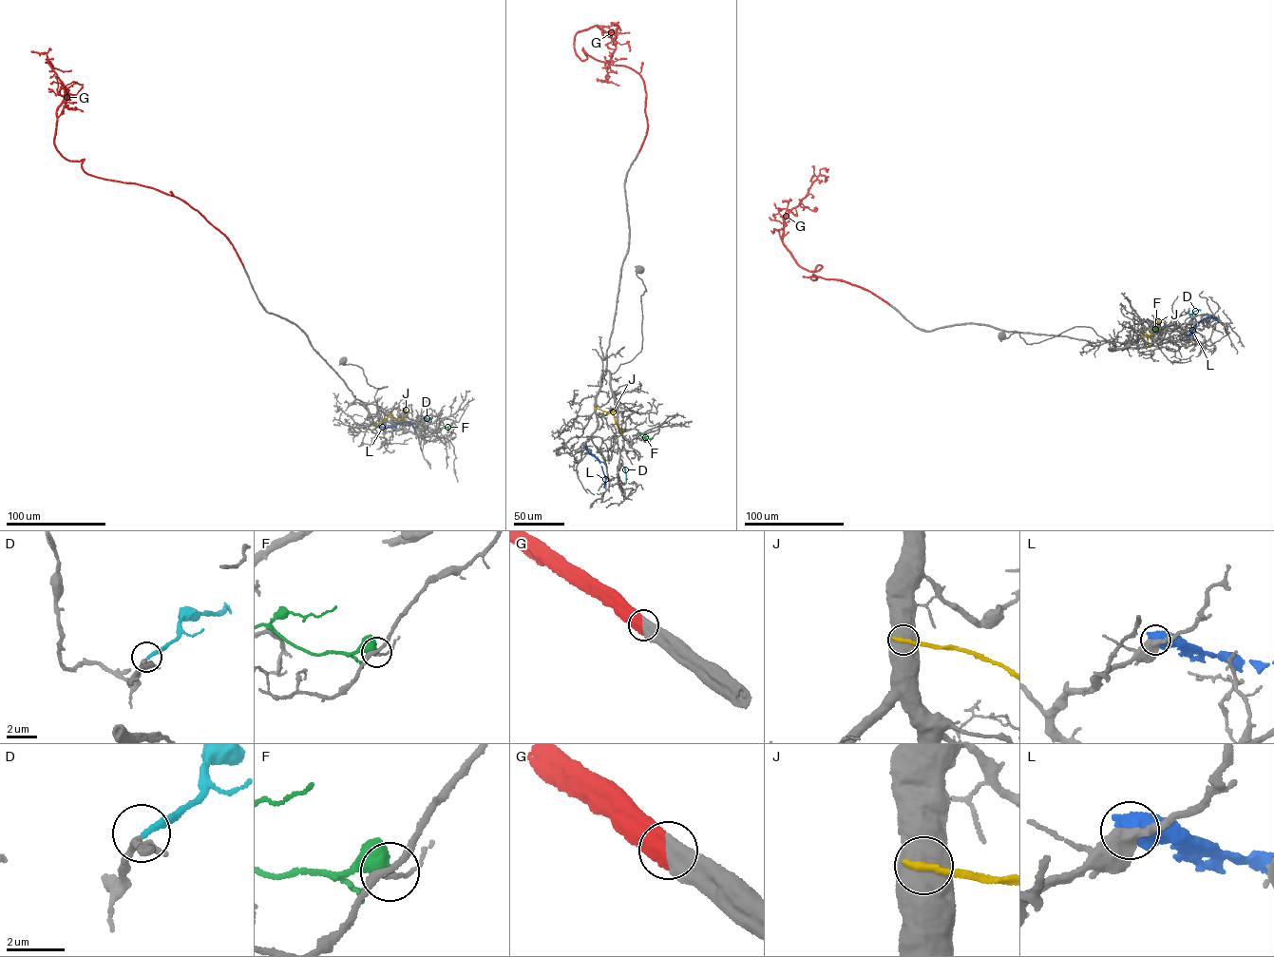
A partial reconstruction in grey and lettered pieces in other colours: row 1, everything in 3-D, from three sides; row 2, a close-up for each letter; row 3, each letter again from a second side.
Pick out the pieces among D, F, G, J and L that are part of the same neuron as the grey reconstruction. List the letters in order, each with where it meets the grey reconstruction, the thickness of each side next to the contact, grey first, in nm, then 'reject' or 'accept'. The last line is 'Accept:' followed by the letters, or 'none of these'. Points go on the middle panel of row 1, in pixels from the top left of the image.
D: contact (622, 466); calibres 240 and 240 nm; accept
F: contact (651, 439); calibres 110 and 600 nm; reject
G: contact (638, 151); calibres 700 and 750 nm; accept
J: contact (595, 408); calibres 850 and 280 nm; reject
L: contact (585, 446); calibres 480 and 750 nm; reject
Accept: D, G

